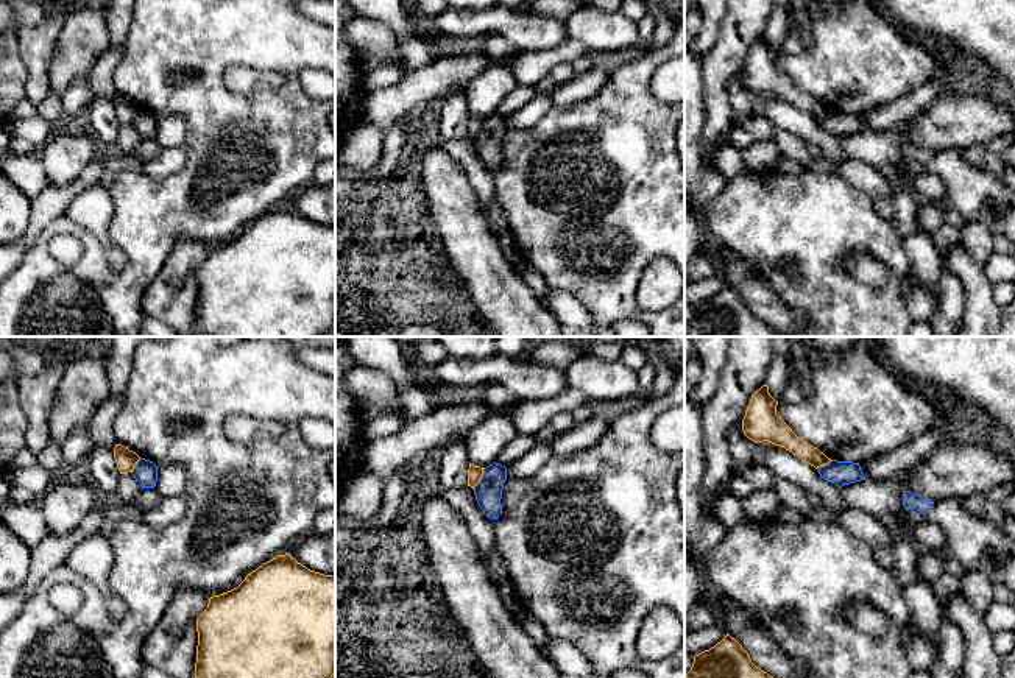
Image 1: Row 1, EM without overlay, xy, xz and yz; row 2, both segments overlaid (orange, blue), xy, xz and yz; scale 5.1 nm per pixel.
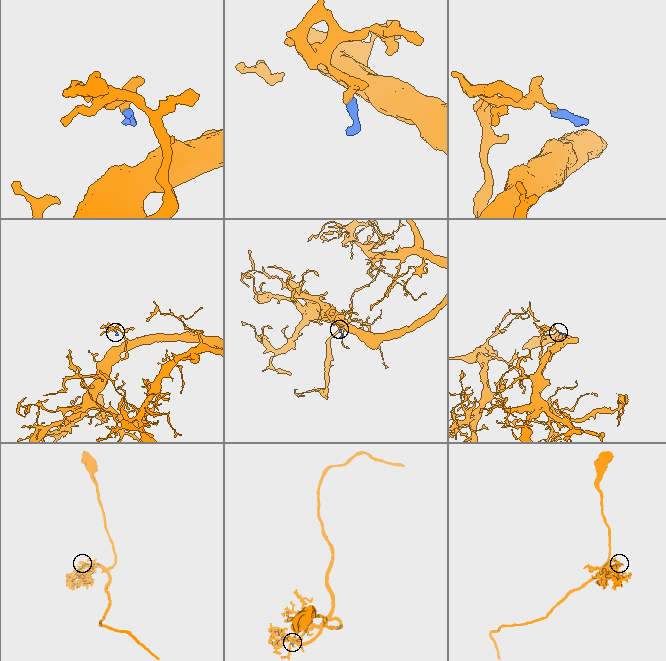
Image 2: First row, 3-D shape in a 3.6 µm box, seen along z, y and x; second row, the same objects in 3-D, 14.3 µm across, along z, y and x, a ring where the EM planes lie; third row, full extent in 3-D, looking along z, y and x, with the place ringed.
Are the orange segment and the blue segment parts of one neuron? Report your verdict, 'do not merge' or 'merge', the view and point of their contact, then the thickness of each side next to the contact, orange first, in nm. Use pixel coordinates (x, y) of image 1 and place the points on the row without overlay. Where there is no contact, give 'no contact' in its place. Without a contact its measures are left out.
do not merge | xz (480, 128) | 80/140 nm

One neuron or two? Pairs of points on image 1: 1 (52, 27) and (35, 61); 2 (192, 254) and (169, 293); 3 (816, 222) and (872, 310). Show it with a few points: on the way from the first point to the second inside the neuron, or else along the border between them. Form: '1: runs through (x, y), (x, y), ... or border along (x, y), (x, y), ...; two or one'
1: runs through (45, 35), (36, 45), (36, 53); one
2: runs through (183, 264), (176, 284); one
3: runs through (816, 245), (816, 261), (848, 293); one

